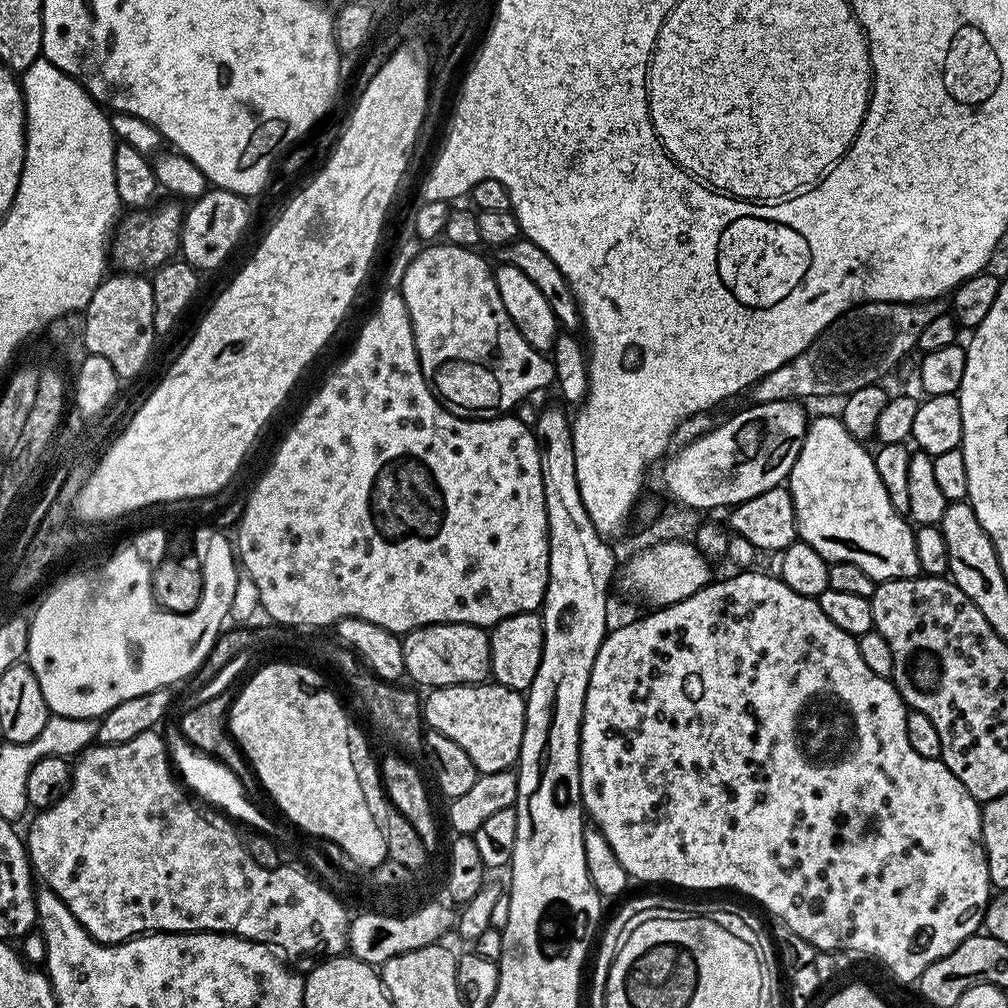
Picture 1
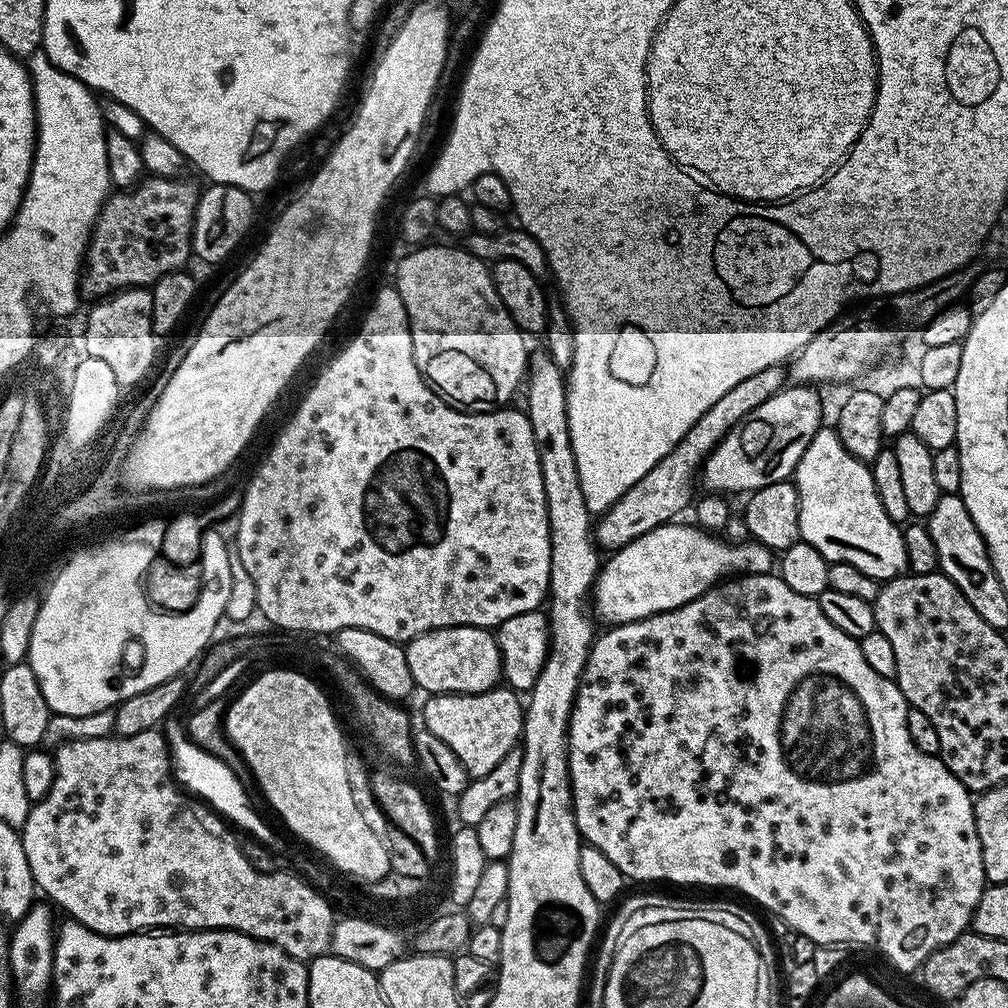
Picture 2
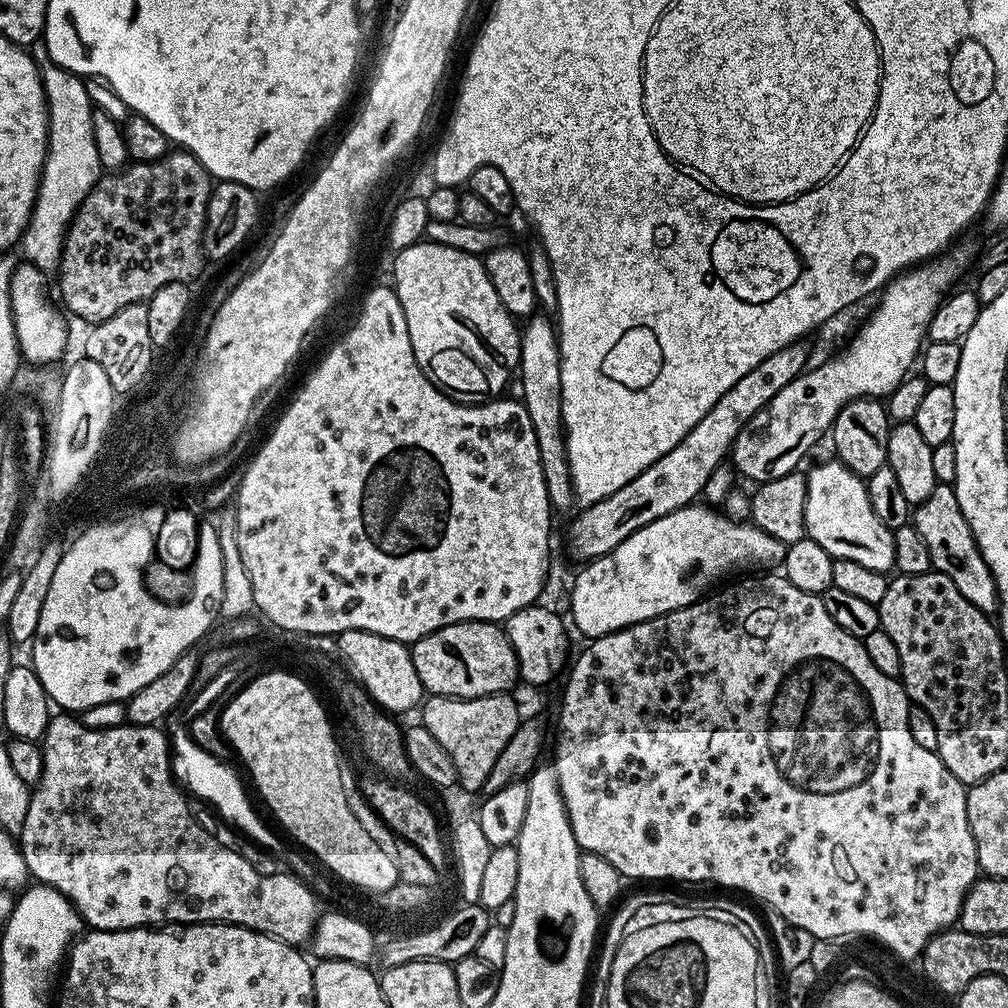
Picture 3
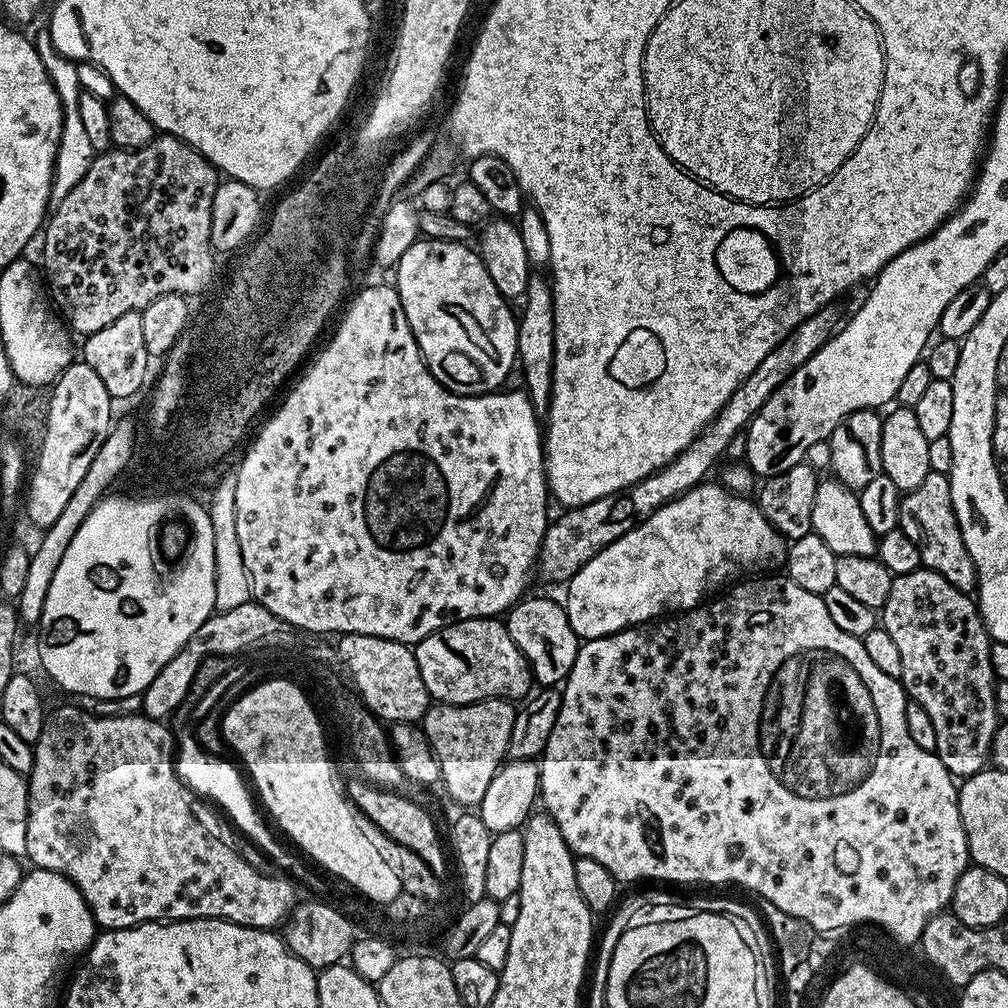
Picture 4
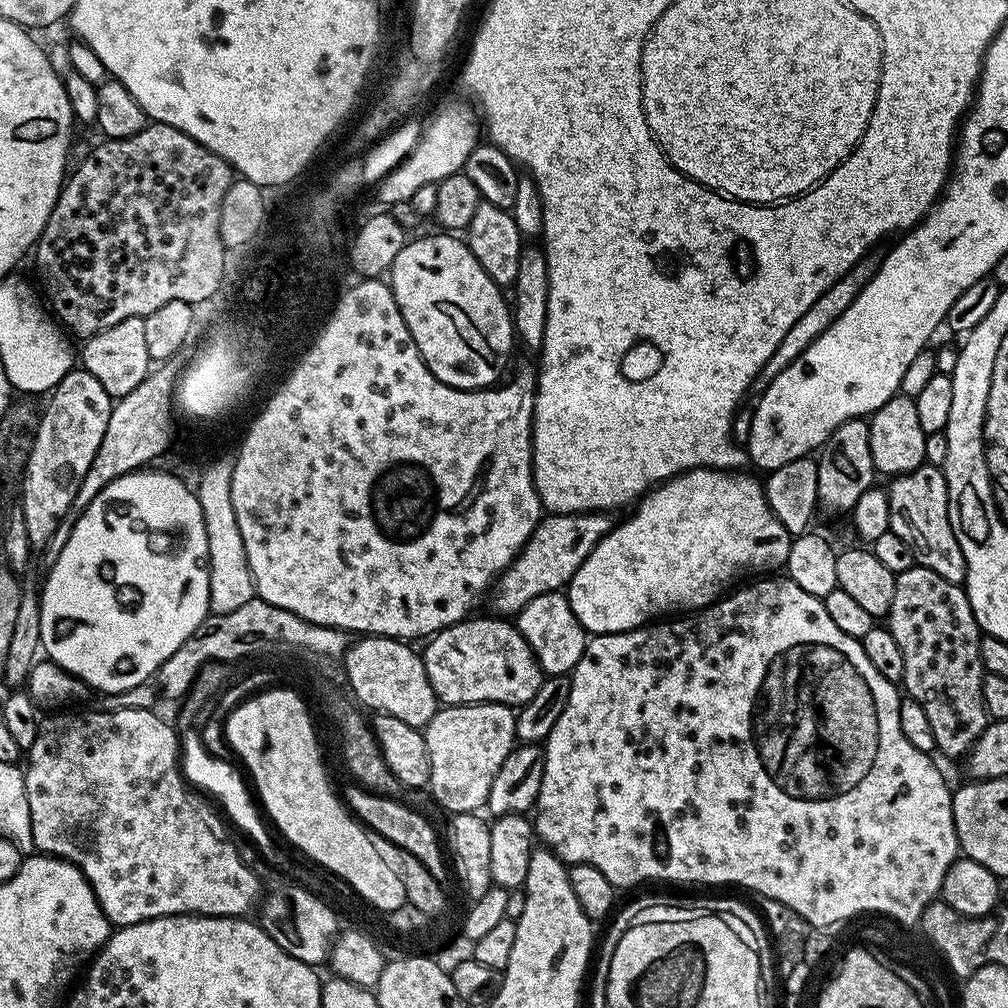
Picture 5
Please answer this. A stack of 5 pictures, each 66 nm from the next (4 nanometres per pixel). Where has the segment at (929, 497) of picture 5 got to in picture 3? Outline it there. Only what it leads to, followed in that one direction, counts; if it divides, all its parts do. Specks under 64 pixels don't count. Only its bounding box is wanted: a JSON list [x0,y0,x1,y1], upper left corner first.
[910,484,998,614]

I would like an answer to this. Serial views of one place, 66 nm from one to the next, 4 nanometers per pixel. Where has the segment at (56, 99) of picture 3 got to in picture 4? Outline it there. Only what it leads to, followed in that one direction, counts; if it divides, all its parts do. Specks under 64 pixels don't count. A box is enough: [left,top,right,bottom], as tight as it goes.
[34,30,94,202]

